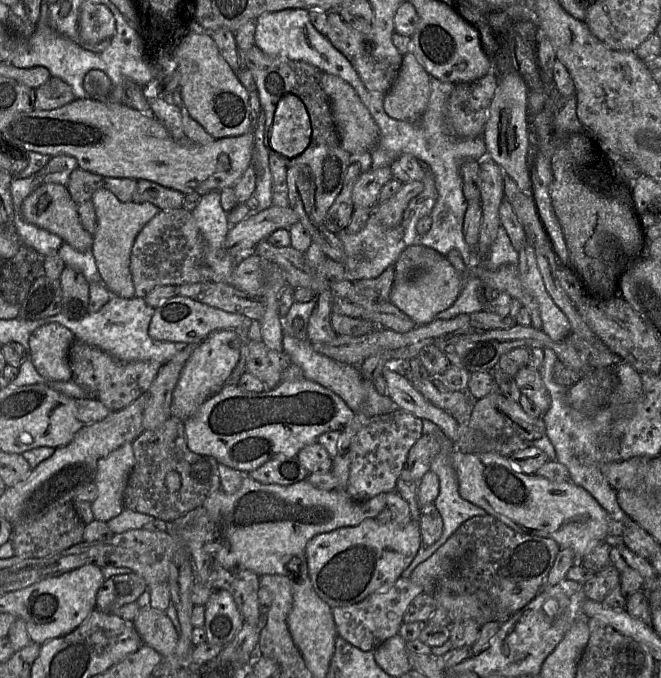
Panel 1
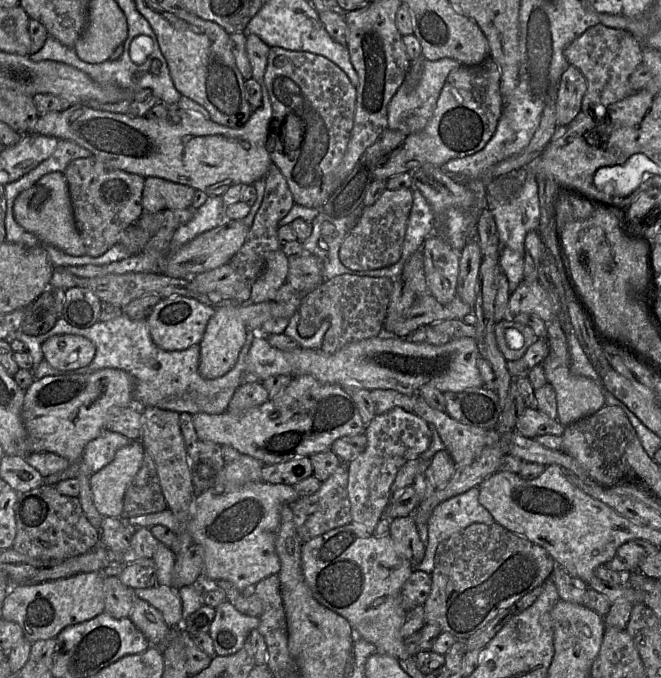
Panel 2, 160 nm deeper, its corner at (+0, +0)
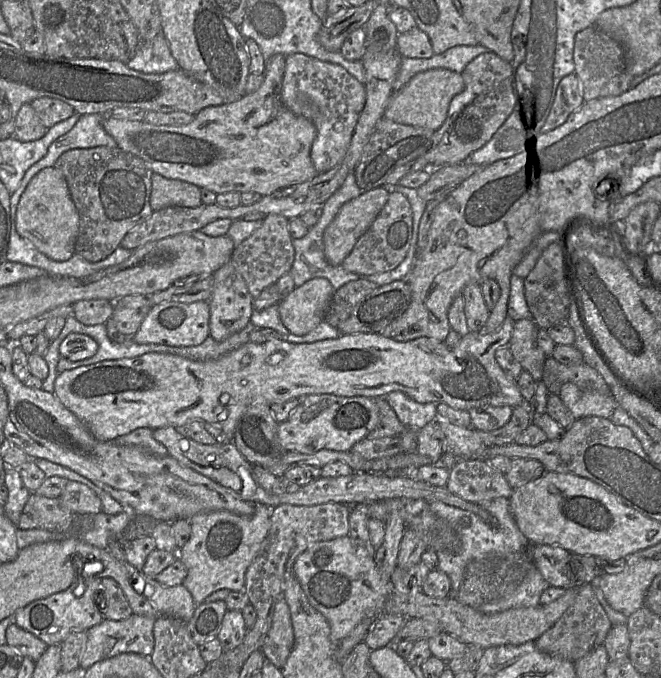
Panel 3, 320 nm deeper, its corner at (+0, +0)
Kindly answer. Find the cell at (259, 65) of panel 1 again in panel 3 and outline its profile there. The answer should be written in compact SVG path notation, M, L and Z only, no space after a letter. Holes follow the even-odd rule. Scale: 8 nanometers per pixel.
M302 53L286 56L285 72L282 81L281 97L286 107L294 114L309 119L316 127L317 134L311 147L311 159L319 174L328 172L345 157L355 126L365 106L366 91L364 84L348 73L343 67Z

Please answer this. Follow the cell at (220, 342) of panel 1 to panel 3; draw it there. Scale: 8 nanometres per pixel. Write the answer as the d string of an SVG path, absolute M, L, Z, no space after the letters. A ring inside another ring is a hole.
M231 261L212 275L214 283L208 300L209 334L216 341L223 341L243 330L250 322L253 298L245 280Z

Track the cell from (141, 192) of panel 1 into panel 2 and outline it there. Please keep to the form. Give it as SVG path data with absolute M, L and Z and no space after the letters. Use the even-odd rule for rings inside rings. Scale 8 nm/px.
M146 177L142 192L144 212L187 209L192 206L195 189L159 177Z

